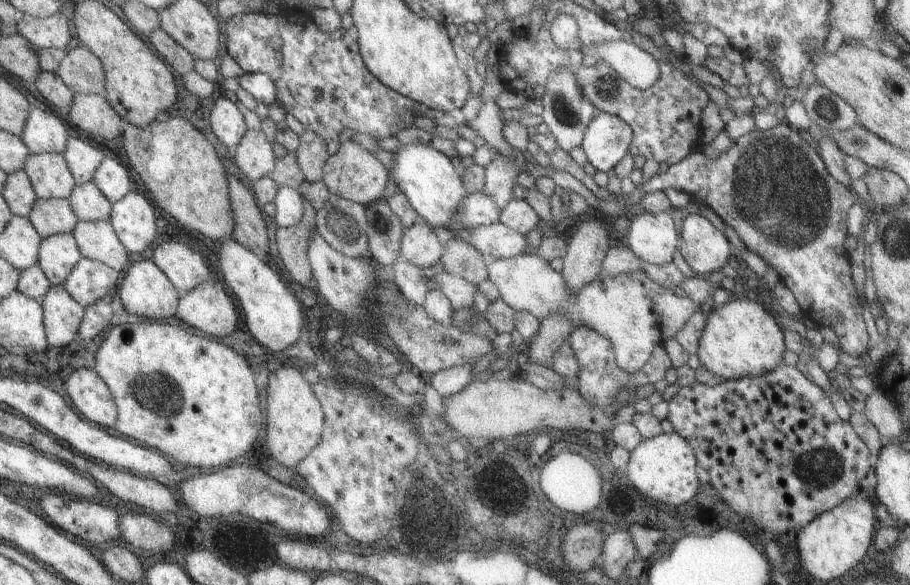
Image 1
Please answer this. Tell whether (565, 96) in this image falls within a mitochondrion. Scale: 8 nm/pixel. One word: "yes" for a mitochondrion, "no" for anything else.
yes

